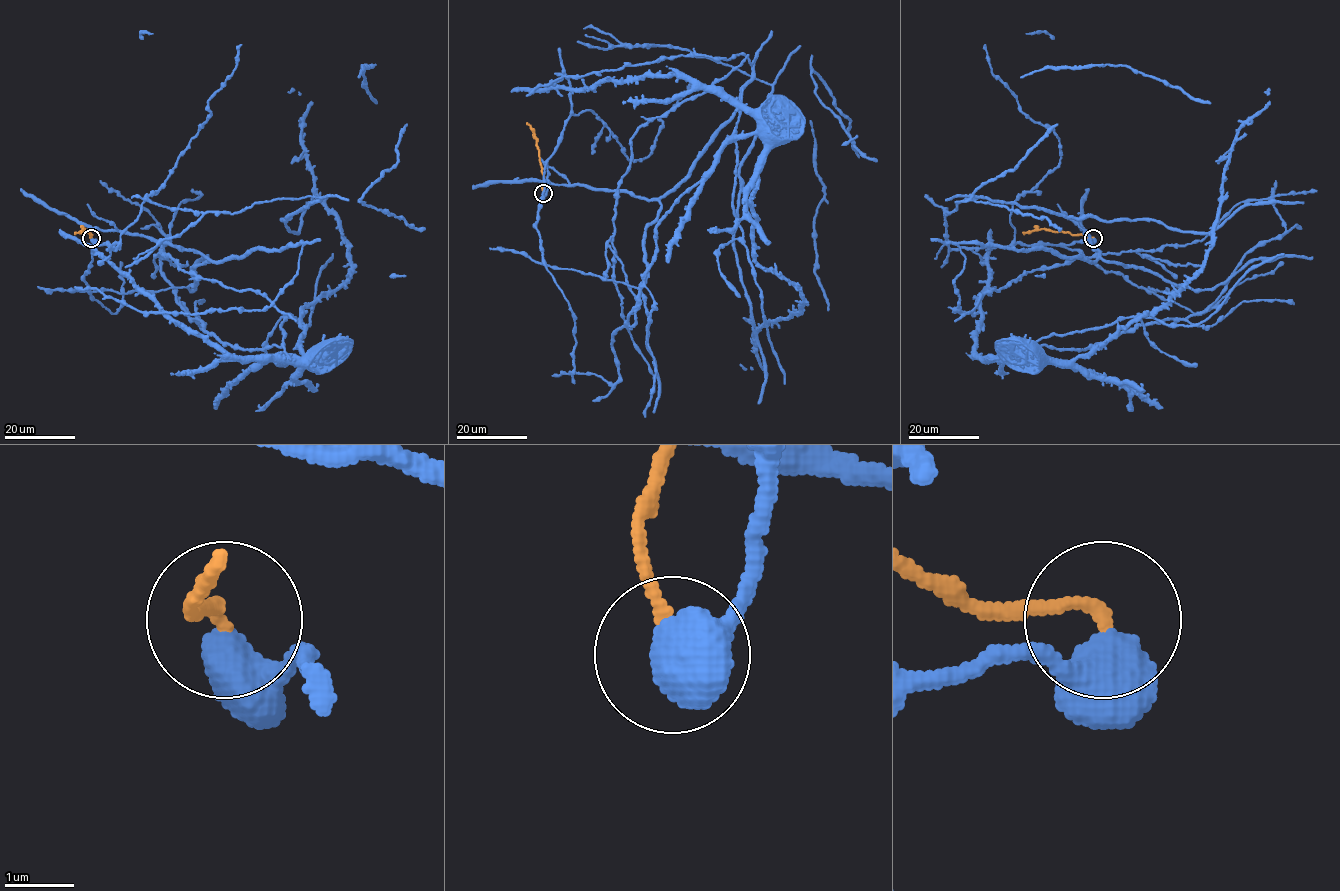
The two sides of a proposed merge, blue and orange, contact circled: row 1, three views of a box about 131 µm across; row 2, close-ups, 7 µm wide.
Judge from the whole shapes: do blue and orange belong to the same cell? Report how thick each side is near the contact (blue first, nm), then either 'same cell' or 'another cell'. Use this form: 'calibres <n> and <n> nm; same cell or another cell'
calibres 650 and 190 nm; another cell

